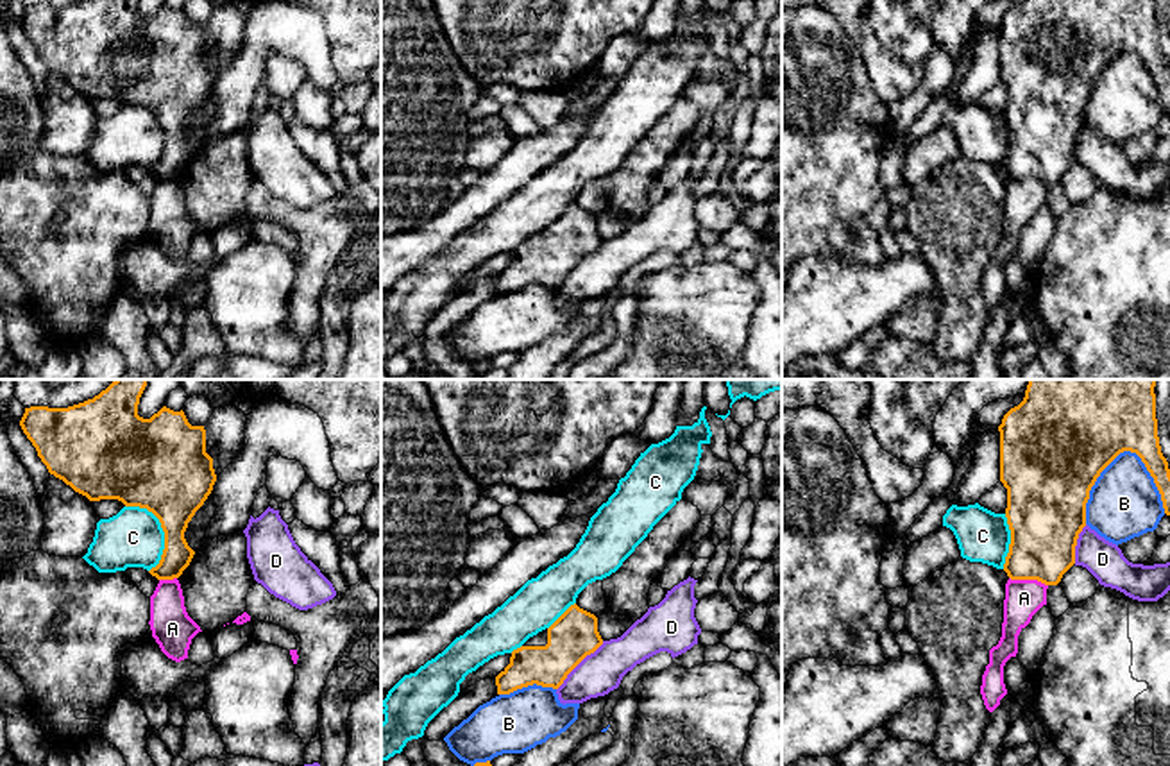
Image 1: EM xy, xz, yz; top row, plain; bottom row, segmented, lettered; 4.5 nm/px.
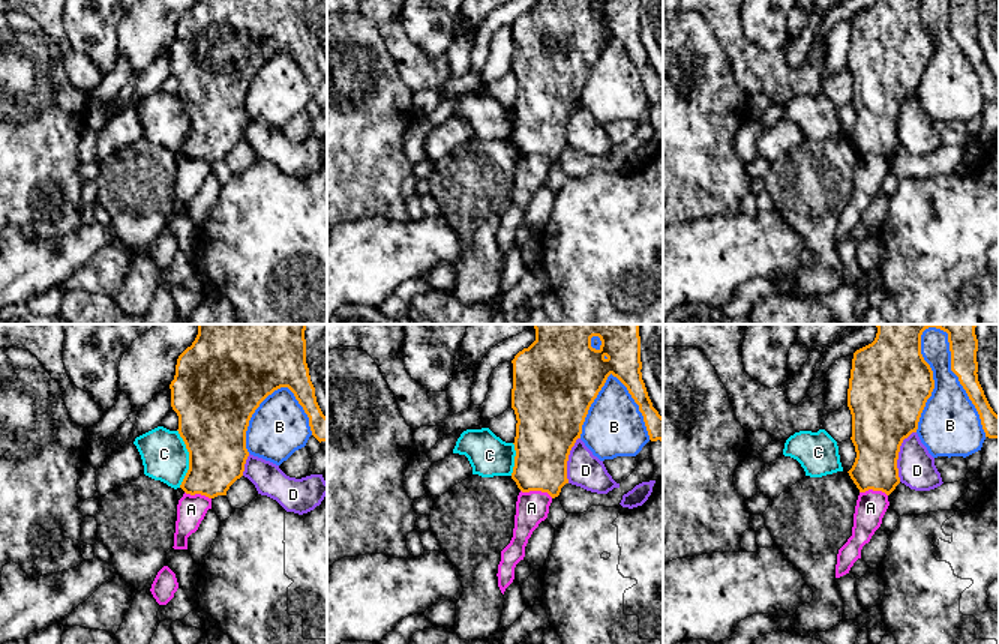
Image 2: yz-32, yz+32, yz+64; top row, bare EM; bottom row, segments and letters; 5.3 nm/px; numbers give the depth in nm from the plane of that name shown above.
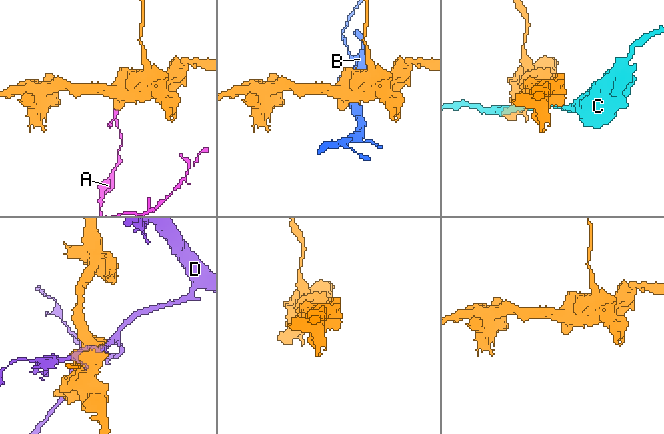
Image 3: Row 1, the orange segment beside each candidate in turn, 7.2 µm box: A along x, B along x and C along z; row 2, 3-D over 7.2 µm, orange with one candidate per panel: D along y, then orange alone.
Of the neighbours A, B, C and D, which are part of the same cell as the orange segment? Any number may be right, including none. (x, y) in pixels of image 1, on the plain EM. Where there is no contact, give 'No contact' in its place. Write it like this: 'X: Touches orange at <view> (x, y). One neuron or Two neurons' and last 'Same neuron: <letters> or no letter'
A: Touches orange at yz (1029, 178). Two neurons
B: Touches orange at yz (1095, 79). Two neurons
C: Touches orange at xy (163, 129). Two neurons
D: Touches orange at xz (578, 262). Two neurons
Same neuron: no letter

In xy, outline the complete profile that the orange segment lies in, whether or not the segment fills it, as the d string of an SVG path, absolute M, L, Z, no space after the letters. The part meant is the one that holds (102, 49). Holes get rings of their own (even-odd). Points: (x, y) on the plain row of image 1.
M84 0L68 7L30 5L20 20L48 72L89 100L118 98L125 106L152 111L165 131L161 159L148 172L174 179L190 165L195 150L184 131L213 89L216 73L206 52L204 25L191 25L184 11L163 5L150 18L138 14L140 0Z

